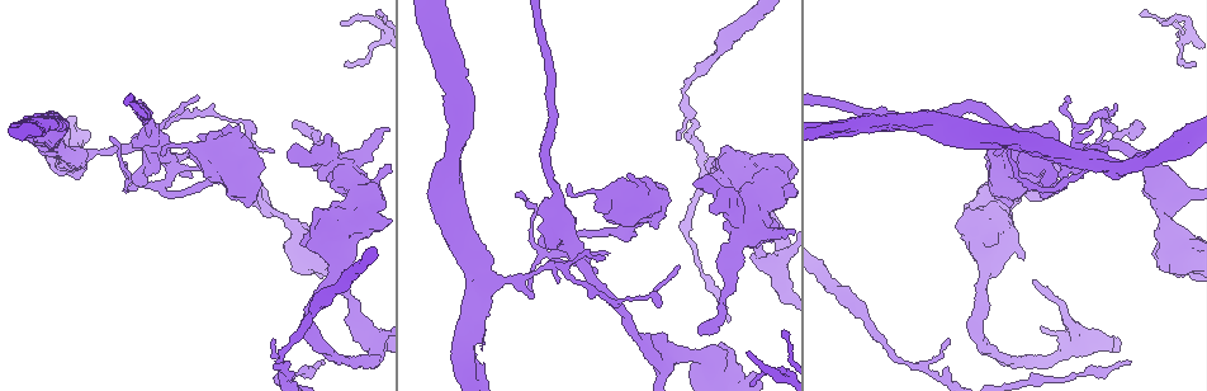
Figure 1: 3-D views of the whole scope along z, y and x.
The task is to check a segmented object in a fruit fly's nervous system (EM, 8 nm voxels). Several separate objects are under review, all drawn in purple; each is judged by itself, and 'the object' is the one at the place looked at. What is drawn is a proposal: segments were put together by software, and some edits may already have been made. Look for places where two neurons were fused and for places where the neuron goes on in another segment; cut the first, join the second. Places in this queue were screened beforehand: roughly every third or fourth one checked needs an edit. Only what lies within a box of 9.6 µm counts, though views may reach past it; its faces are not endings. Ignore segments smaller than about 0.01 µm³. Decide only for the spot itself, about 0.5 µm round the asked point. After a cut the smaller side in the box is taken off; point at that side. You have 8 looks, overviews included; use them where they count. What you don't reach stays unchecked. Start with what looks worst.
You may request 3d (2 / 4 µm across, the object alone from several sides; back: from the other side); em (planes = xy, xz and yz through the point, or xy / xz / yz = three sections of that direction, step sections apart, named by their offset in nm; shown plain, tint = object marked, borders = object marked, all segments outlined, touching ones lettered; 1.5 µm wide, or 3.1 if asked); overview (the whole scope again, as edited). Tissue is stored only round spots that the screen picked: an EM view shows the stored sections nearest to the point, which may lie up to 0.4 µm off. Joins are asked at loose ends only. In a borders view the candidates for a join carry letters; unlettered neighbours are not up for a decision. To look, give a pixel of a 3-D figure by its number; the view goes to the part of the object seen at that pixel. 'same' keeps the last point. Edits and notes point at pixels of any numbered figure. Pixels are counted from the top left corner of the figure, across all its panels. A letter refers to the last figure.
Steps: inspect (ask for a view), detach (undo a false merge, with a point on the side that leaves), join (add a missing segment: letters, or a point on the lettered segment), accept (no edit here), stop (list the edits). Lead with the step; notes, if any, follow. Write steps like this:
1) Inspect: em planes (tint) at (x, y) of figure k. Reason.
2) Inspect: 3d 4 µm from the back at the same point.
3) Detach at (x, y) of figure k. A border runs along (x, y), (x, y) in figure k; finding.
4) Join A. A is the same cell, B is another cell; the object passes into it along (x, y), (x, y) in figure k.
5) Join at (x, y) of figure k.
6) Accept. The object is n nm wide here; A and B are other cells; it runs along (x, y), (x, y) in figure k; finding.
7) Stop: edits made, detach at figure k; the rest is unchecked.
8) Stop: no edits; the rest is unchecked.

Inspect: 3d 2 µm at (174, 161) of figure 1. Sharp bend.

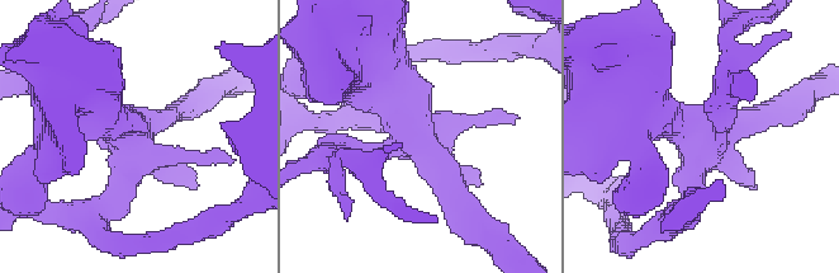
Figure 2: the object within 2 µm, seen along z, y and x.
Inspect: em xy step 4 (tint) at (409, 138) of figure 2.

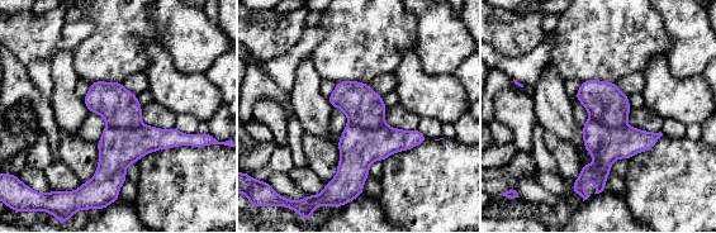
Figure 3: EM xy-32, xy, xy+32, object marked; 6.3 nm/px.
Inspect: em planes (borders) at the same point.

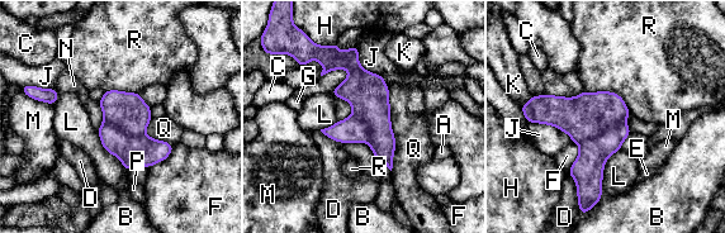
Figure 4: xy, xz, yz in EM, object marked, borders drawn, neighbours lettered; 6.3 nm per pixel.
Detach at (588, 114) of figure 4. The object is 260 nm wide here; A, B, C, D, E, F, G, H, J, K, L, M, N, P, Q and R are other cells; a border runs along (625, 123), (611, 124), (579, 144) in figure 4; two neurons meet here.

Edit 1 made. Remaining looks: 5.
Inspect: em xz step 4 (borders) at (1128, 361) of figure 1. Long arm stops here.

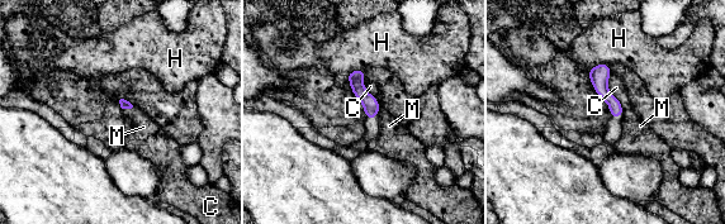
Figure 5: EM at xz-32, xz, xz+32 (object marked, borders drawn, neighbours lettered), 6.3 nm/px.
Inspect: em planes (borders) at the same point.

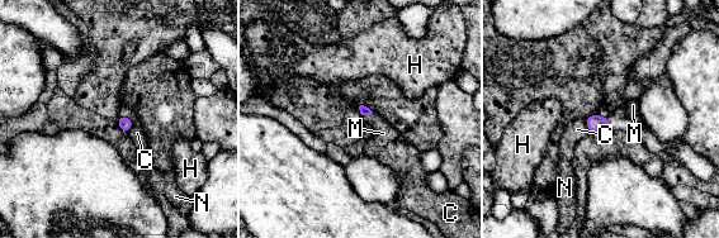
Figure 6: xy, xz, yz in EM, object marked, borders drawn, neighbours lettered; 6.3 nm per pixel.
Accept. C, H, M and N are other cells; a border runs along (118, 115), (126, 115), (133, 123) in figure 6; no lettered segment goes on from it.

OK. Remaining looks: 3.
Inspect: 3d 4 µm at (340, 23) of figure 1. Free end.

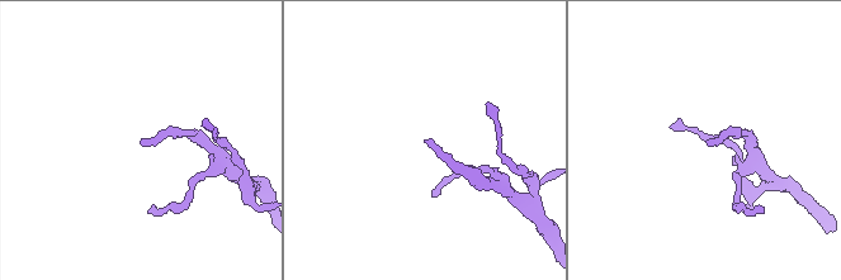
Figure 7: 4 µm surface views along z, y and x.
Inspect: em planes (borders) at (711, 139) of figure 7.

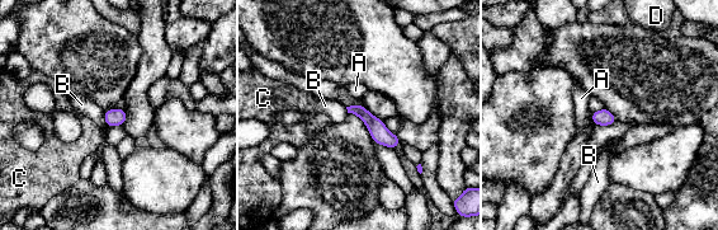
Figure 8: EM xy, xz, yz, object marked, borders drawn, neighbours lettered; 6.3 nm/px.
Accept. A, B, C and D are other cells; no lettered segment goes on from it.

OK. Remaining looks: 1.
Stop: edits made, detach at figure 4; the rest is unchecked.

